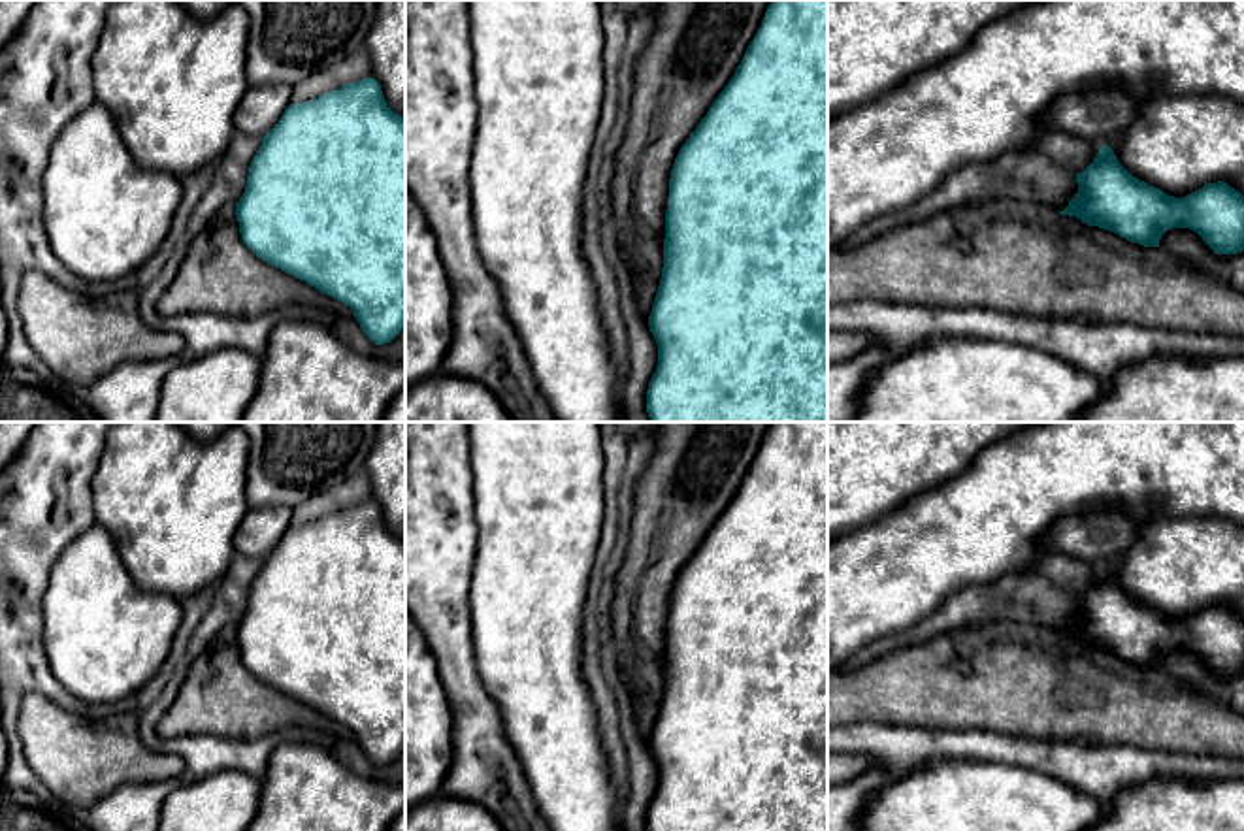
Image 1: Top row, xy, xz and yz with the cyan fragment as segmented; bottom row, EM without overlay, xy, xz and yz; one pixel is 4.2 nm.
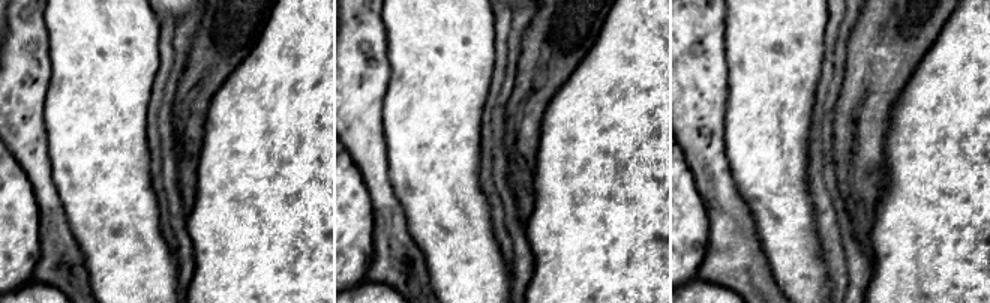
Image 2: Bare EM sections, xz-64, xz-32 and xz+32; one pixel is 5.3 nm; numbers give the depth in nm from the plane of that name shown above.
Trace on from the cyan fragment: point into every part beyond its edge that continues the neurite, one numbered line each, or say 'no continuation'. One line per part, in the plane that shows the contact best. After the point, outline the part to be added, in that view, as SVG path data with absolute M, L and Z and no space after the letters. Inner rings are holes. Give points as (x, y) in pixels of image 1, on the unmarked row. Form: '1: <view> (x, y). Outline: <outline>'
no continuation

